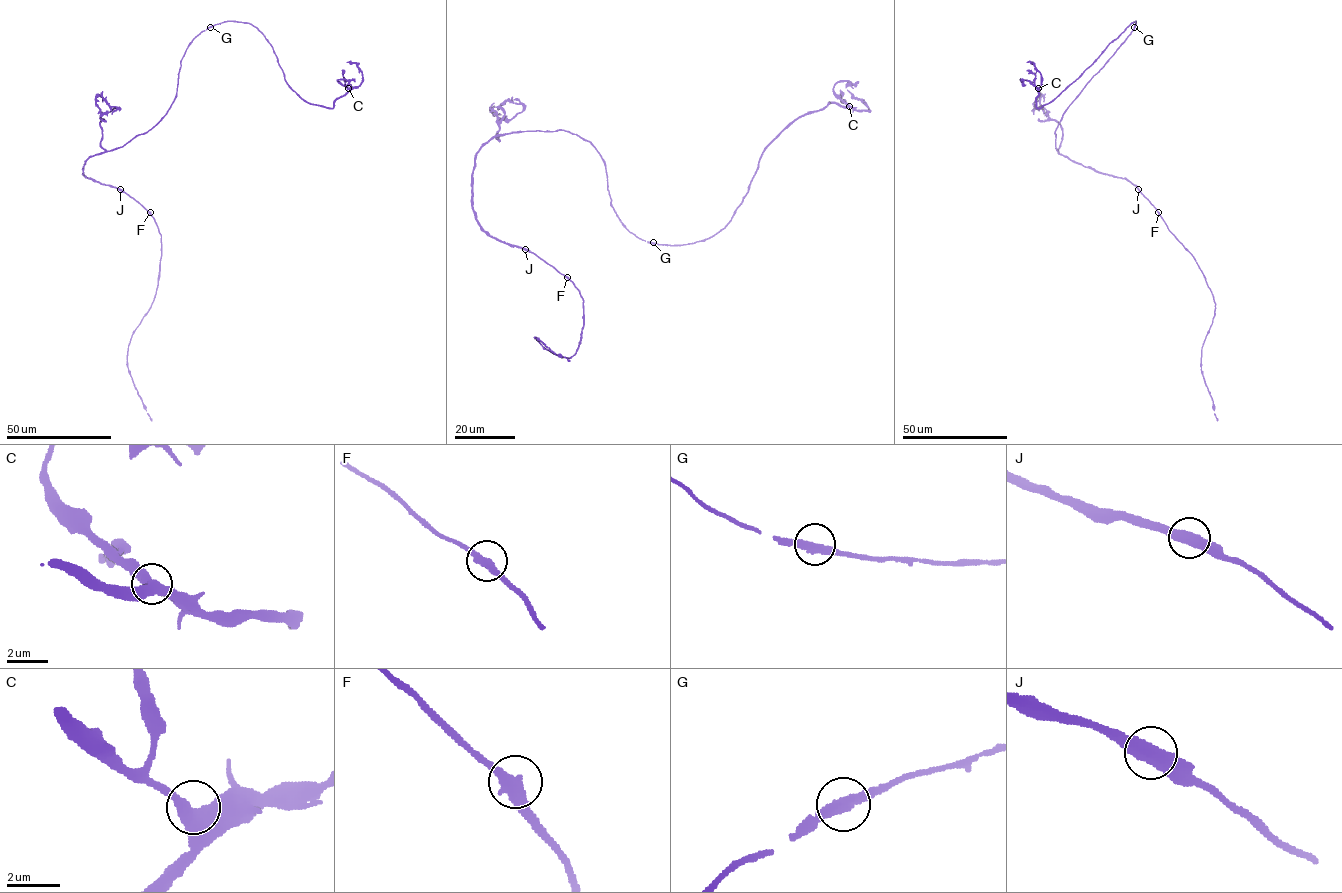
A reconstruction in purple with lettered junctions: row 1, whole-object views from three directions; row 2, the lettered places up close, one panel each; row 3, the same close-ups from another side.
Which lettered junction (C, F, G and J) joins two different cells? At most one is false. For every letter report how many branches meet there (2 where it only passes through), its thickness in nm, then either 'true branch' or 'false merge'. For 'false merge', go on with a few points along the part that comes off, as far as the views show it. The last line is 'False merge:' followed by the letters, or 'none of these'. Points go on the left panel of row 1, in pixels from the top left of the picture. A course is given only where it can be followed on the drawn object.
C: 2 | 550 nm | true branch
F: 2 | 380 nm | true branch
G: 2 | 360 nm | true branch
J: 2 | 480 nm | false merge | (120, 190), (86, 177), (83, 166)
False merge: J

